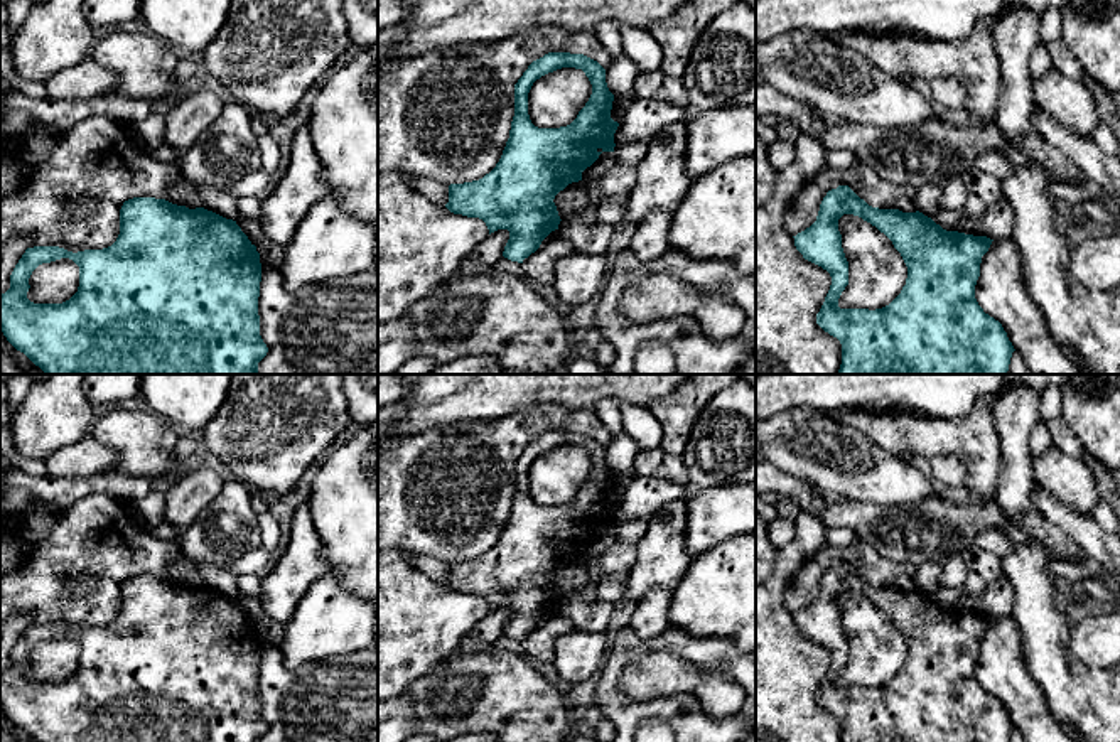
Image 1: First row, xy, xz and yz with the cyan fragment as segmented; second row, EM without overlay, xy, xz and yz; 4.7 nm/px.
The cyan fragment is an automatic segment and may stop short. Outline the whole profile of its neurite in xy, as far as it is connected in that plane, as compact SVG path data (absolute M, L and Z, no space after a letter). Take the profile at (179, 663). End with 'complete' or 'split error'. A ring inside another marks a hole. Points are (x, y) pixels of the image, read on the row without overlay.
M133 575L120 587L120 612L116 619L103 627L67 629L59 624L27 626L10 653L10 666L0 673L0 708L7 718L24 730L34 742L258 742L268 730L260 713L258 675L261 659L261 641L256 624L248 617L233 597L226 597L204 585L189 587L165 577ZM69 636L79 644L78 669L62 681L34 681L27 676L32 649L42 643Z; complete

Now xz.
M548 430L533 438L514 462L514 494L499 540L479 558L450 562L445 585L454 592L482 597L489 612L508 607L509 617L503 634L523 641L552 609L558 607L562 597L553 580L555 573L568 562L582 558L582 550L602 530L614 530L614 511L619 501L611 496L612 479L614 472L607 465L606 447L597 438L570 430ZM562 445L582 447L592 462L592 472L570 503L538 506L528 492L528 470L536 457Z; complete

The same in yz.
M848 563L828 568L816 599L793 616L803 636L832 654L816 702L840 718L842 742L1010 742L1015 727L1007 710L999 698L983 690L975 676L982 634L993 617L946 609L919 589L872 585ZM843 592L859 594L884 610L907 644L906 663L882 686L838 685L838 676L848 663L848 639L838 609L838 597Z; complete

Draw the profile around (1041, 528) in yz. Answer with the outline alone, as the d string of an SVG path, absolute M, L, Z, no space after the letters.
M1024 513L1019 516L1022 528L1039 540L1047 550L1061 558L1083 562L1085 551L1056 524L1039 513Z

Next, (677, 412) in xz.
M692 374L670 395L646 403L644 406L663 427L660 449L668 455L680 457L705 405L739 379L742 379L740 374Z

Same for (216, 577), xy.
M197 562L196 568L202 578L202 585L213 589L226 597L238 595L236 577L229 567Z

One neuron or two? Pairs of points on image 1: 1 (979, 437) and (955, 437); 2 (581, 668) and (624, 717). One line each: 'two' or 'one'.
1: one
2: two

